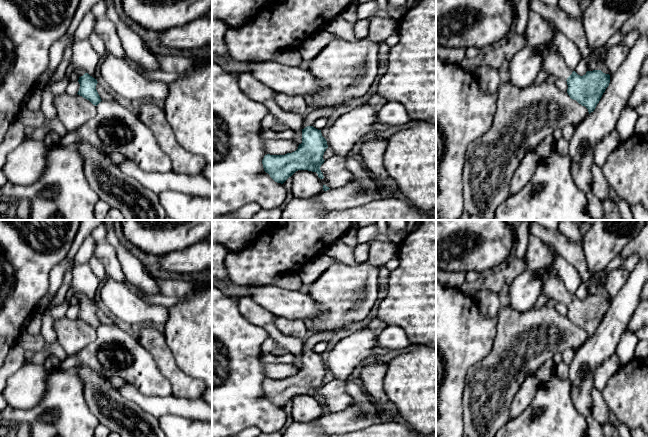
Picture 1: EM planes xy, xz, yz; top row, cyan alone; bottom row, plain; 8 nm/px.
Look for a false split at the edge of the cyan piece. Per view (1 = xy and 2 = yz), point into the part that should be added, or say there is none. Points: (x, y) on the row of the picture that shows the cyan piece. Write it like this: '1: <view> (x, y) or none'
1: xy (80, 72)
2: yz (553, 64)

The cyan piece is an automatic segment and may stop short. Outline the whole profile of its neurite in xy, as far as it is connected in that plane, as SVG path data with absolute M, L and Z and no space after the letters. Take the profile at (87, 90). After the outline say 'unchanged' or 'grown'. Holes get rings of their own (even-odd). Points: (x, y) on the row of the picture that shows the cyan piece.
M80 68L75 69L74 73L79 76L78 82L80 84L80 88L77 94L97 106L102 101L96 90L96 85L98 83L97 80Z; grown

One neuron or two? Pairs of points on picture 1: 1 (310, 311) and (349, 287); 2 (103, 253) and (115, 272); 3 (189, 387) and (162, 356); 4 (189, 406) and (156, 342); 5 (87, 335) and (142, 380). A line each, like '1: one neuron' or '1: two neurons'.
1: two neurons
2: one neuron
3: one neuron
4: two neurons
5: two neurons

